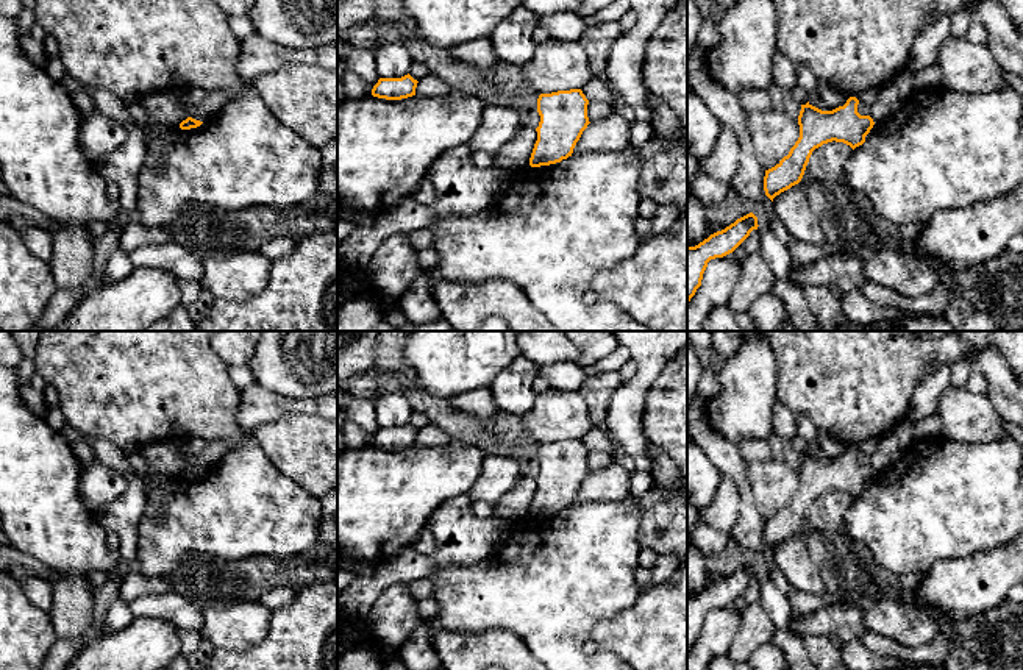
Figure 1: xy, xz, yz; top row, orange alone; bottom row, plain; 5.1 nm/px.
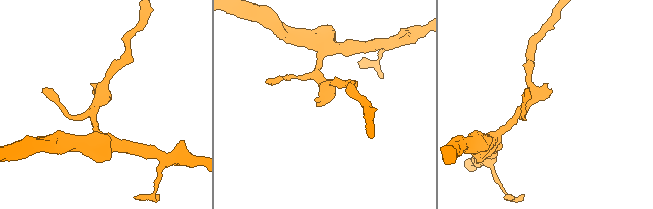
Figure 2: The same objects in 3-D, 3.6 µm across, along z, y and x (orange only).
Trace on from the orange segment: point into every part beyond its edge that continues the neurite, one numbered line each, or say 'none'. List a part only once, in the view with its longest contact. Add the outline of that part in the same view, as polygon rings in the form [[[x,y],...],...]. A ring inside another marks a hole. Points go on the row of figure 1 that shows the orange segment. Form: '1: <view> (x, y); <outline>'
none

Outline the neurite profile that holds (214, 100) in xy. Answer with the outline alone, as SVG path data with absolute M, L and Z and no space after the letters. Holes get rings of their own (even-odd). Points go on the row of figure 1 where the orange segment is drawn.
M208 91L208 95L200 103L187 105L187 117L205 122L209 116L217 114L228 102L228 92Z

